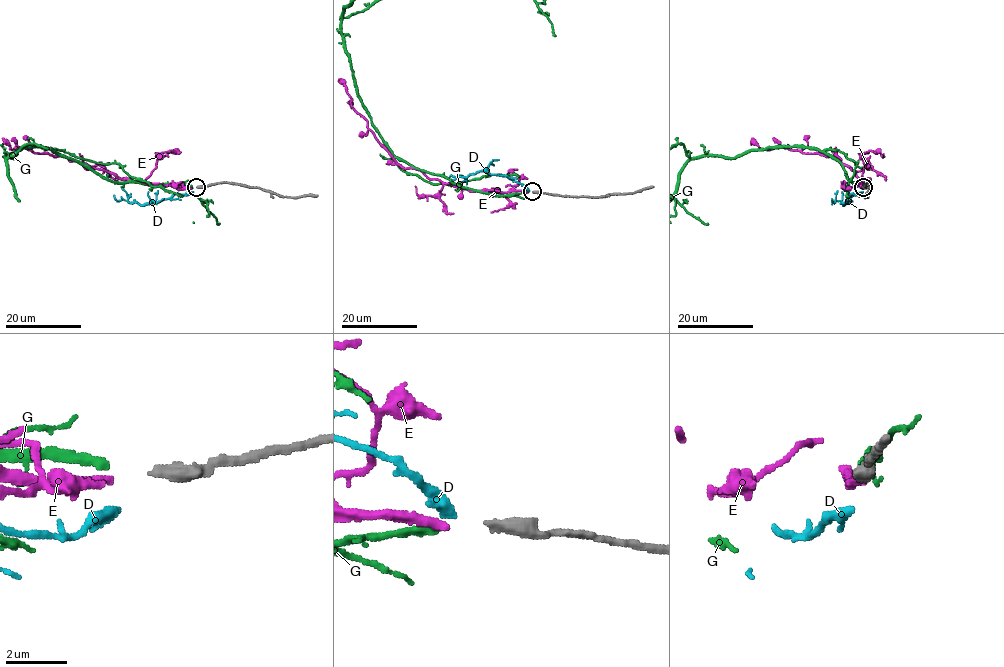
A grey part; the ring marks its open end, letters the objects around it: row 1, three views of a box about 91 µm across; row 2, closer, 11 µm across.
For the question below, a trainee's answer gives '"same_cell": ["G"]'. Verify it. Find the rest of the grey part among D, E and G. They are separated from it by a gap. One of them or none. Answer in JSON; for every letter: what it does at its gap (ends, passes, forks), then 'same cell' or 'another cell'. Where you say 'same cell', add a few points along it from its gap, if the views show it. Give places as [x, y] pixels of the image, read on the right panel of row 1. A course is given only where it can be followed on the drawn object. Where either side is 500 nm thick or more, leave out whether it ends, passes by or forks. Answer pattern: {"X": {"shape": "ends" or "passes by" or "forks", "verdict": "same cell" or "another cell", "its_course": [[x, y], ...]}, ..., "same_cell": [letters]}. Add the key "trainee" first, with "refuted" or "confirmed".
{"trainee": "confirmed", "D": {"shape": "ends", "verdict": "another cell"}, "E": {"shape": "ends", "verdict": "another cell"}, "G": {"shape": "ends", "verdict": "same cell"}, "same_cell": ["G"]}

